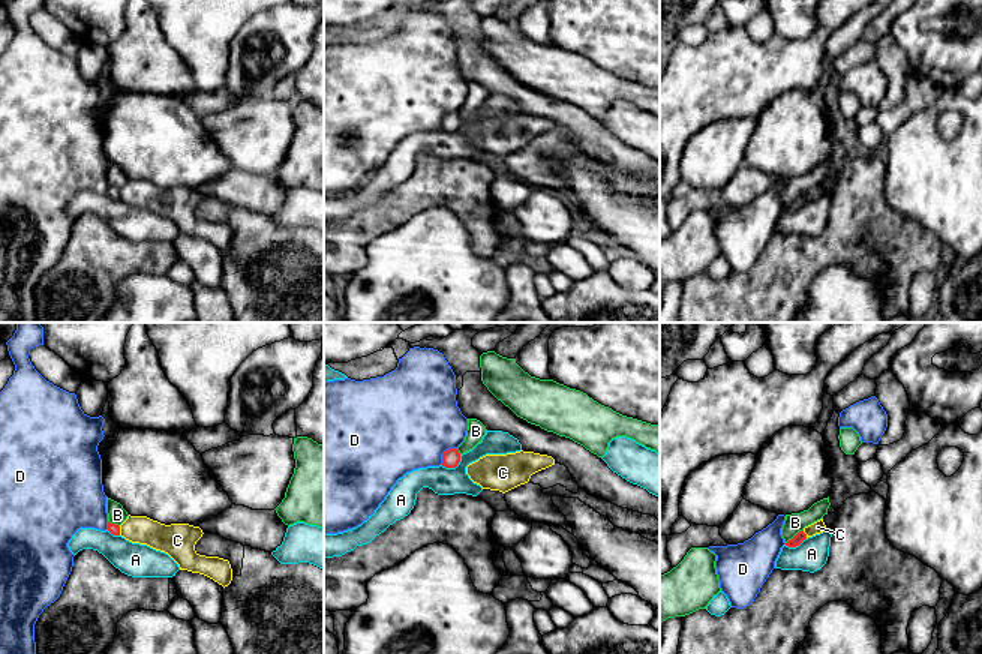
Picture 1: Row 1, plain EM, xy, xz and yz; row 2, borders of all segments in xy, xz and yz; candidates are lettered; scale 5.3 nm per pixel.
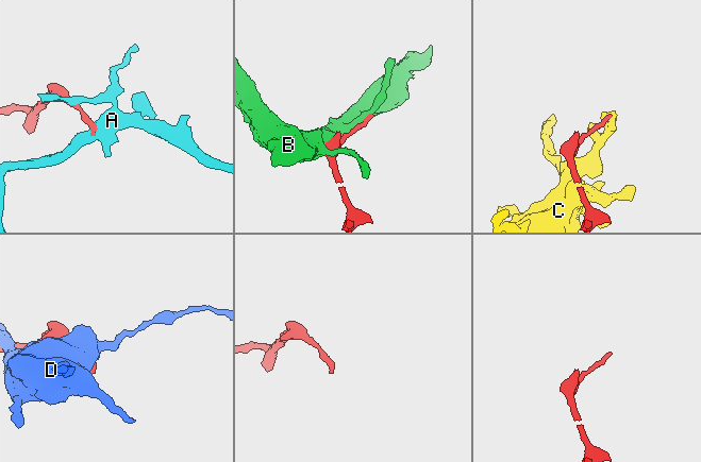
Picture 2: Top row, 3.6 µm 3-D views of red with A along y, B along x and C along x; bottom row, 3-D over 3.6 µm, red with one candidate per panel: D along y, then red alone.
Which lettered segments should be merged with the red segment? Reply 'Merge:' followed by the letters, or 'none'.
Merge: none

